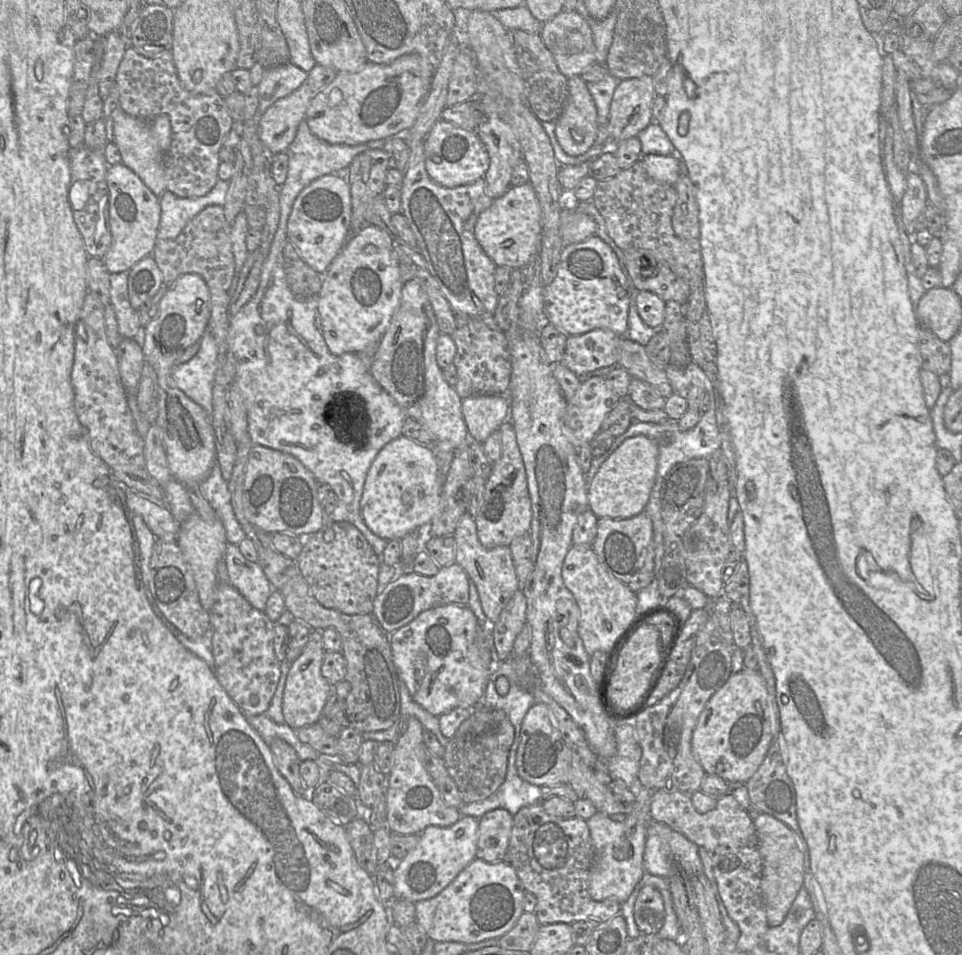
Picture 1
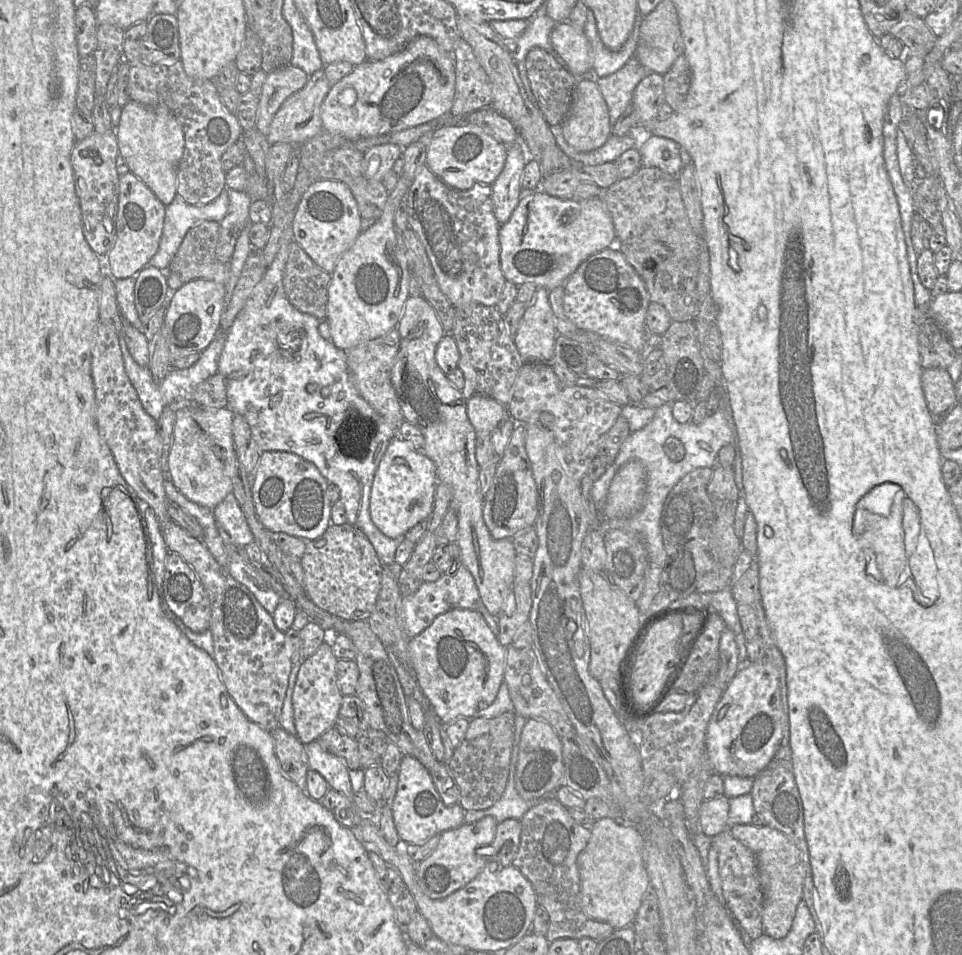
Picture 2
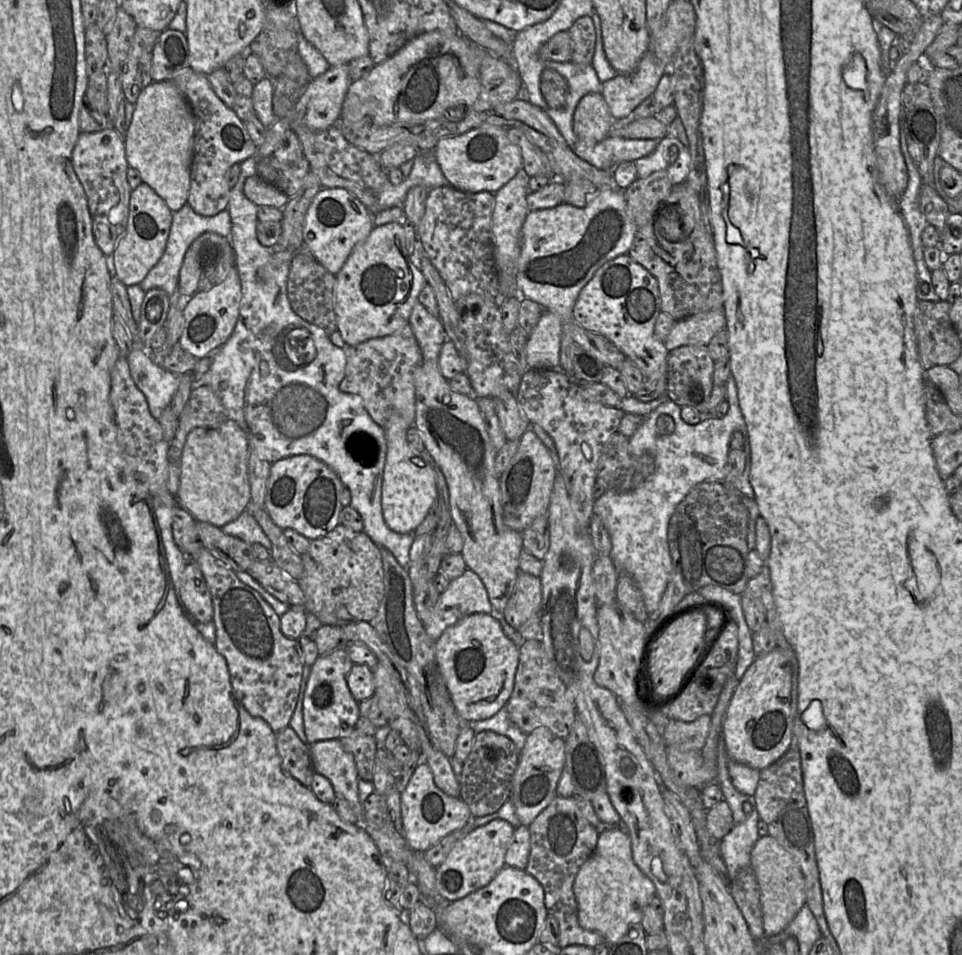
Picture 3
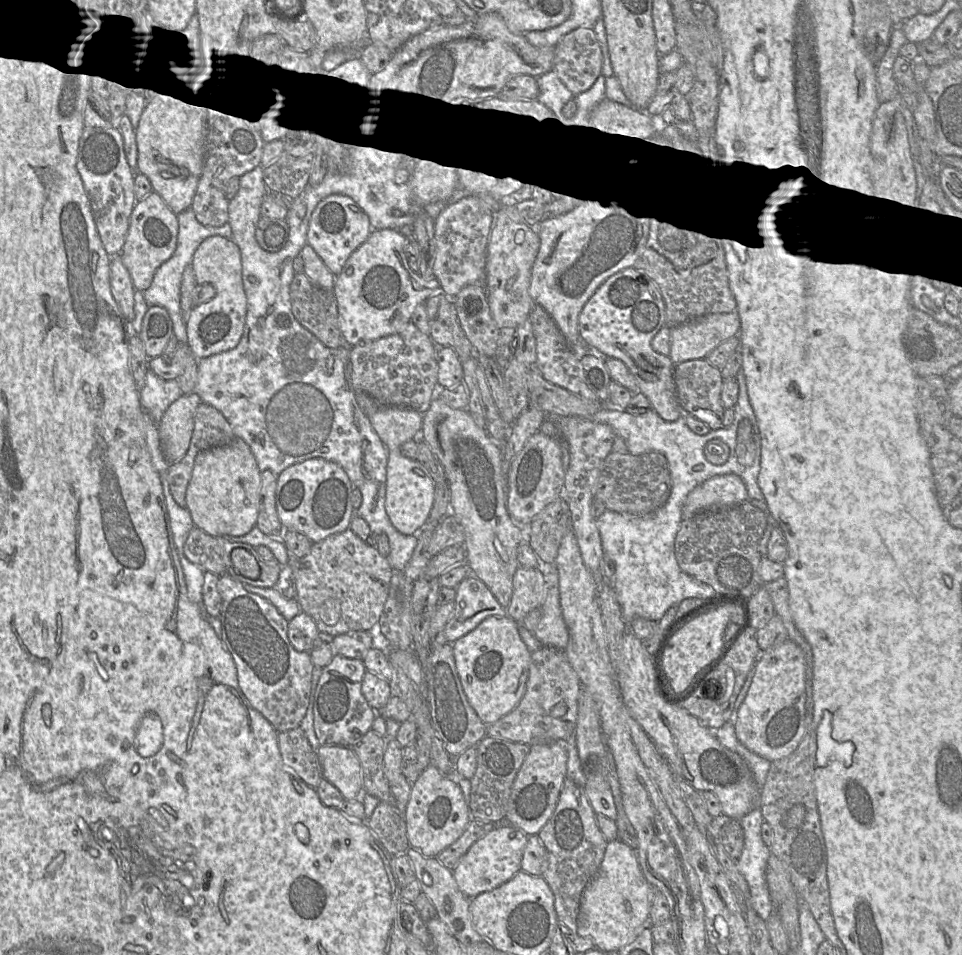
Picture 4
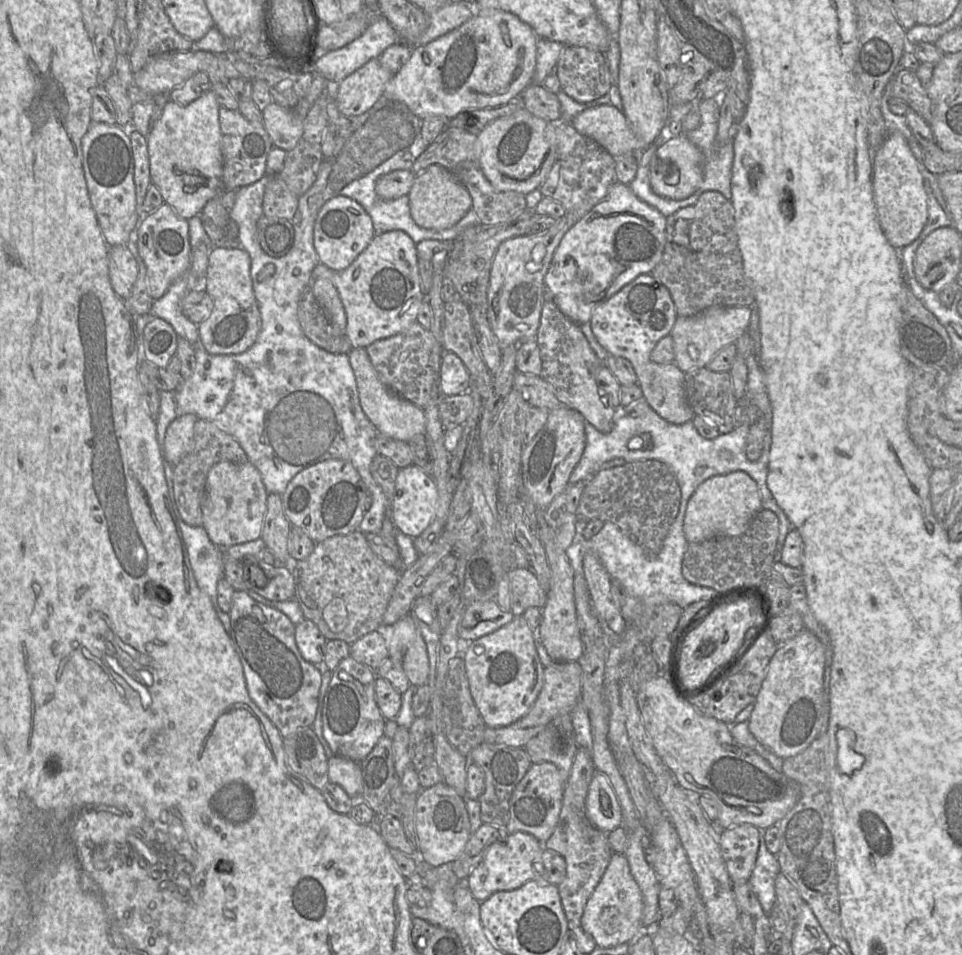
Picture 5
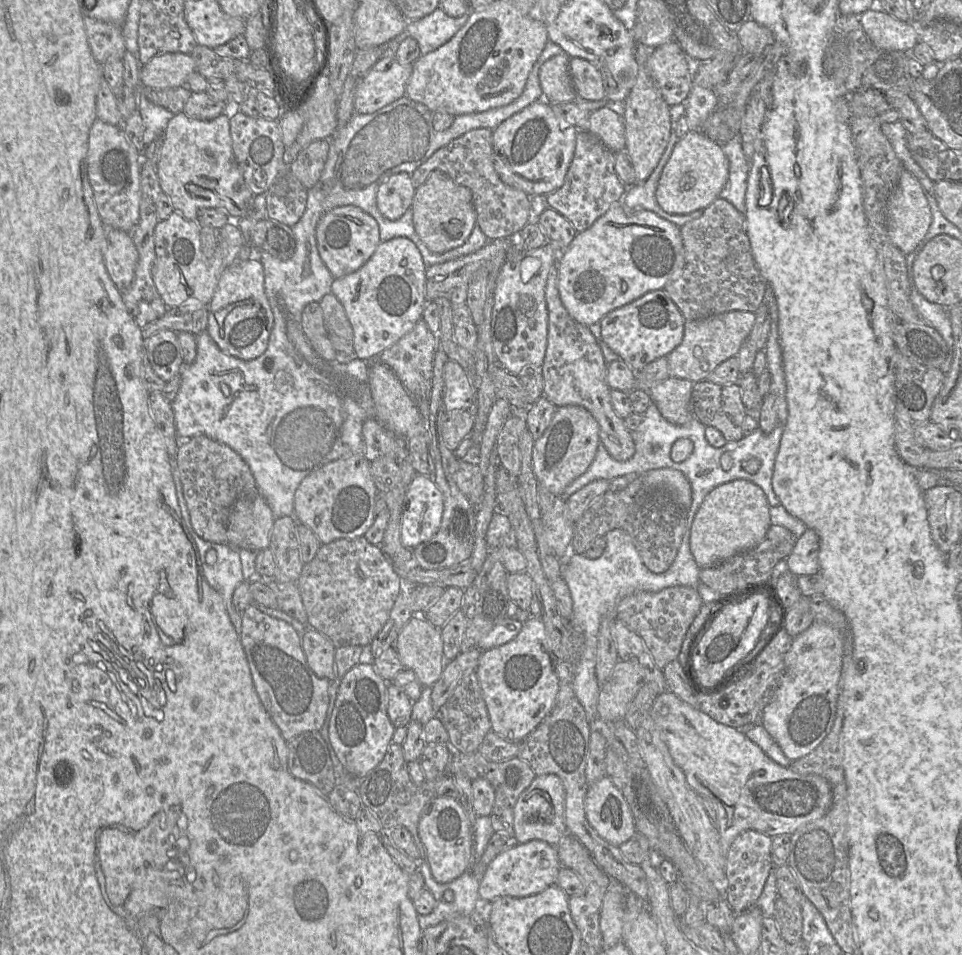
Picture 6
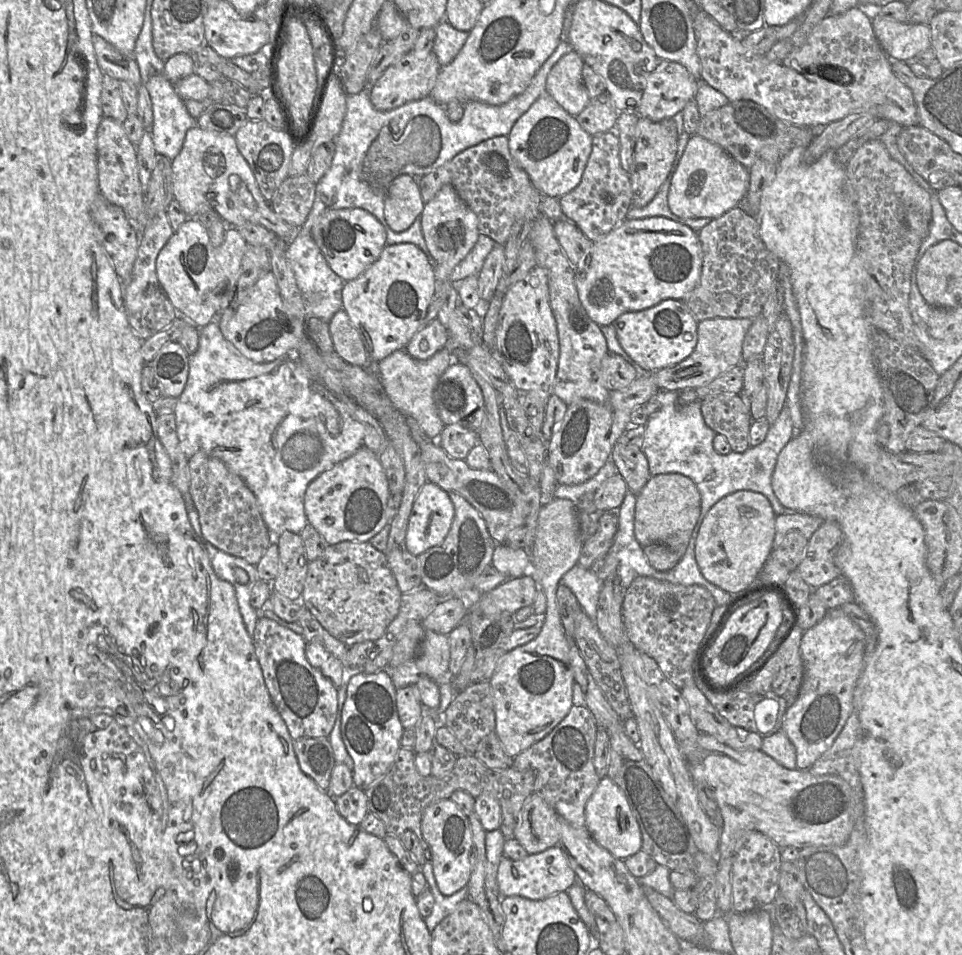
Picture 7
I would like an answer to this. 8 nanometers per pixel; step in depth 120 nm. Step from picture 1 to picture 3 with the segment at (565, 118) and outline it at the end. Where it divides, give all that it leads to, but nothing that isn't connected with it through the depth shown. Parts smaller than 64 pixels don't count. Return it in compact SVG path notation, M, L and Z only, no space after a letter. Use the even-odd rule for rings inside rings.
M599 92L586 94L578 103L573 115L573 130L579 141L600 142L614 127L610 109Z

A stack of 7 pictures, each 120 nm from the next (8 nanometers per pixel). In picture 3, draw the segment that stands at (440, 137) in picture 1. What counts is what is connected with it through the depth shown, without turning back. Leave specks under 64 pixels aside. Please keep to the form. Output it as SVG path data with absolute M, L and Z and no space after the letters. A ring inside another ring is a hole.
M497 125L475 128L460 135L442 138L437 142L433 153L449 182L448 185L467 193L495 193L523 169L519 148L509 139L506 128Z

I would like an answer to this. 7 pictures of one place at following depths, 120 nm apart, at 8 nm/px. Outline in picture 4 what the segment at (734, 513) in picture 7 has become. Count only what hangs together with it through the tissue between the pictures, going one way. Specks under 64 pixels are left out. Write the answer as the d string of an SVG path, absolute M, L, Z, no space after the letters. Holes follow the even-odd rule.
M736 474L714 476L698 485L686 498L683 519L719 508L727 508L749 500L743 480Z

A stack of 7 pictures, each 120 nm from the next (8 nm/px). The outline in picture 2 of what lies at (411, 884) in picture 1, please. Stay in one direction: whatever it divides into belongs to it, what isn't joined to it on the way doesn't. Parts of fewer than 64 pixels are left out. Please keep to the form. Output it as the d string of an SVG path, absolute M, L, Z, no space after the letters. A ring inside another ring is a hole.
M486 816L474 823L463 823L456 829L441 833L435 851L423 861L415 863L417 880L422 891L432 899L444 899L475 879L489 862L477 850L491 845L497 825L495 818Z

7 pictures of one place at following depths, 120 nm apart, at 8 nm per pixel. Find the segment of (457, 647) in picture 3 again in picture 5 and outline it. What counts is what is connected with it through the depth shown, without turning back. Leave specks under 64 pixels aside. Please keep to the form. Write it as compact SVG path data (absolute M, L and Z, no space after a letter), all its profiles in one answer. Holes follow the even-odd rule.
M515 616L511 622L495 632L470 642L464 654L459 651L458 656L465 662L472 698L487 727L511 725L524 717L533 707L544 684L545 668L538 656L534 636L534 631L523 616Z

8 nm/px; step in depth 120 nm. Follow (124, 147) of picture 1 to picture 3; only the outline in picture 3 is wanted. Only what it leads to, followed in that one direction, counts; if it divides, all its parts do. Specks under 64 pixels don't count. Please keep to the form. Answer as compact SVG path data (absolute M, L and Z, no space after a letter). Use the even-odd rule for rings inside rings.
M172 81L152 82L141 91L124 140L126 159L172 212L188 203L194 131L189 103Z

